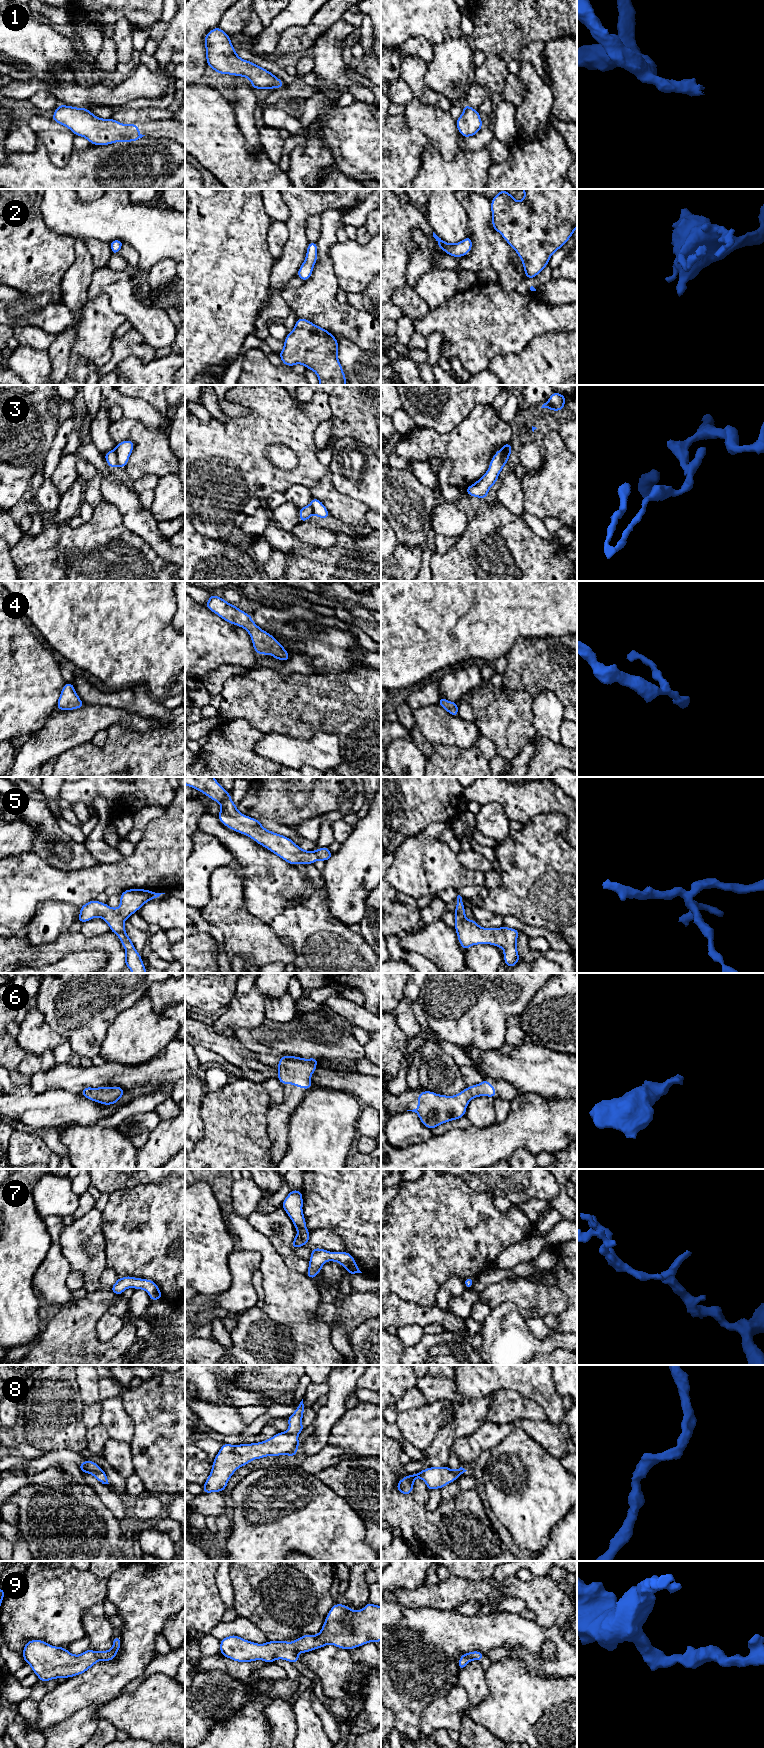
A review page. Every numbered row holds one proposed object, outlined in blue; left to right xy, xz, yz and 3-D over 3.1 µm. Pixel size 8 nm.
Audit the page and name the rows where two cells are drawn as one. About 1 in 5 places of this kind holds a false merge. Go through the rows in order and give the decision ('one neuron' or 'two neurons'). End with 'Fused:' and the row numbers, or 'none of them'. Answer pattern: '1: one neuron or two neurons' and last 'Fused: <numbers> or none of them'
1: one neuron
2: one neuron
3: two neurons
4: one neuron
5: one neuron
6: one neuron
7: one neuron
8: one neuron
9: one neuron
Fused: 3

